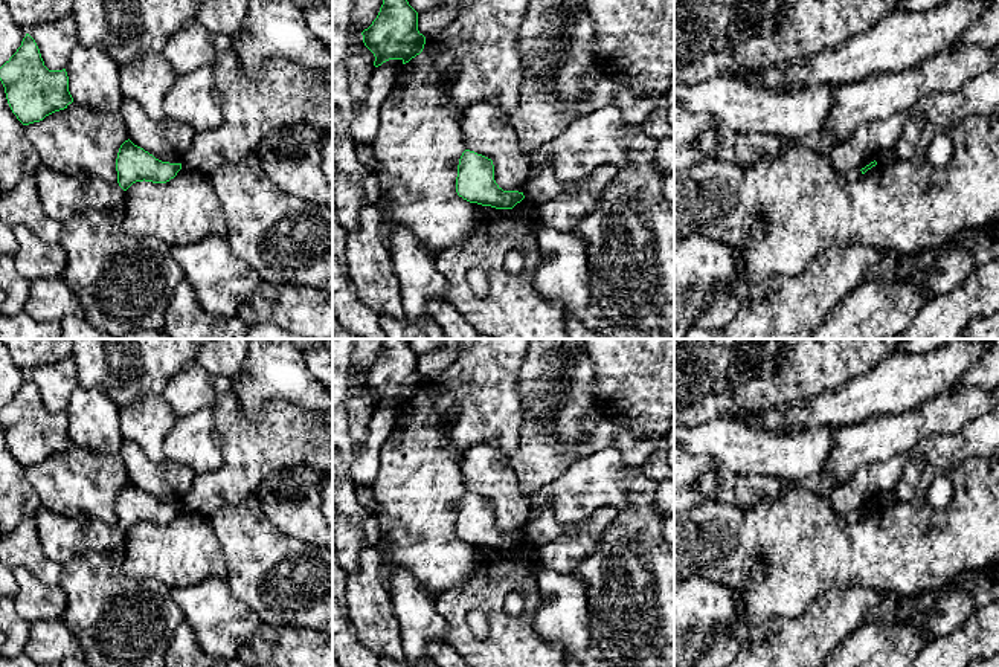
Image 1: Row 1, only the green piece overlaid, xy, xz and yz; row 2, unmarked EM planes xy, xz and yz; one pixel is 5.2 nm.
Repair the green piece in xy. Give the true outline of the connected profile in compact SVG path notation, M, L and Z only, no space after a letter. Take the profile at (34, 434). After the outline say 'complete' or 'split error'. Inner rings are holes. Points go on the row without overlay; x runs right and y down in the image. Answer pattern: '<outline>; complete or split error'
M29 375L0 409L0 423L12 455L23 467L40 464L73 444L66 411L49 412Z; complete

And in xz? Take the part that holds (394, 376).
M383 339L377 360L361 377L375 398L375 409L389 401L406 406L419 397L426 386L426 379L418 372L418 354L406 339Z; complete

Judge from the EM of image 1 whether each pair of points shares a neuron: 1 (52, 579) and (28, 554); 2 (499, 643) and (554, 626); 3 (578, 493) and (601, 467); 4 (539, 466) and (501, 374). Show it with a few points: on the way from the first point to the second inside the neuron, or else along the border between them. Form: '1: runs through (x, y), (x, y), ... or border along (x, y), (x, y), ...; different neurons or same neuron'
1: runs through (46, 573), (34, 560); same neuron
2: border along (539, 597), (533, 629), (566, 650); different neurons
3: runs through (584, 487), (598, 473); same neuron
4: border along (519, 386), (523, 420), (519, 444), (508, 455); different neurons

